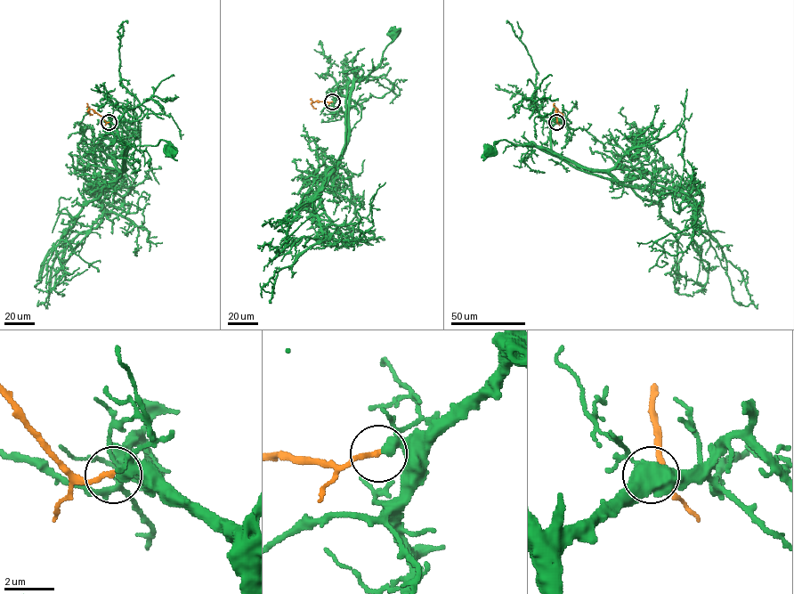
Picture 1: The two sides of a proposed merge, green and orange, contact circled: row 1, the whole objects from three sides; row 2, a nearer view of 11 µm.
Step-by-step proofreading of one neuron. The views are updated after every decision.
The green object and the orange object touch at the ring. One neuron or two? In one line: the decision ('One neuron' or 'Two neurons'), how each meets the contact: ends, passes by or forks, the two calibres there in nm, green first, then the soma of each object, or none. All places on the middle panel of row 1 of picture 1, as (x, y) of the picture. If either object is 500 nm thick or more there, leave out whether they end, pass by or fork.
One neuron. At the ring green passes by. At the ring orange ends. Thickness 320 nm (green) against 200 nm. Soma of green: (395, 34). Soma of orange: none

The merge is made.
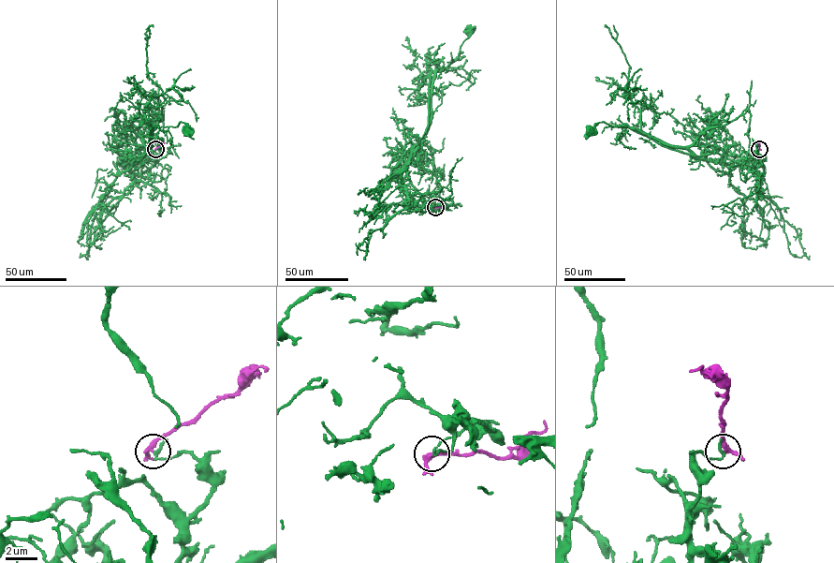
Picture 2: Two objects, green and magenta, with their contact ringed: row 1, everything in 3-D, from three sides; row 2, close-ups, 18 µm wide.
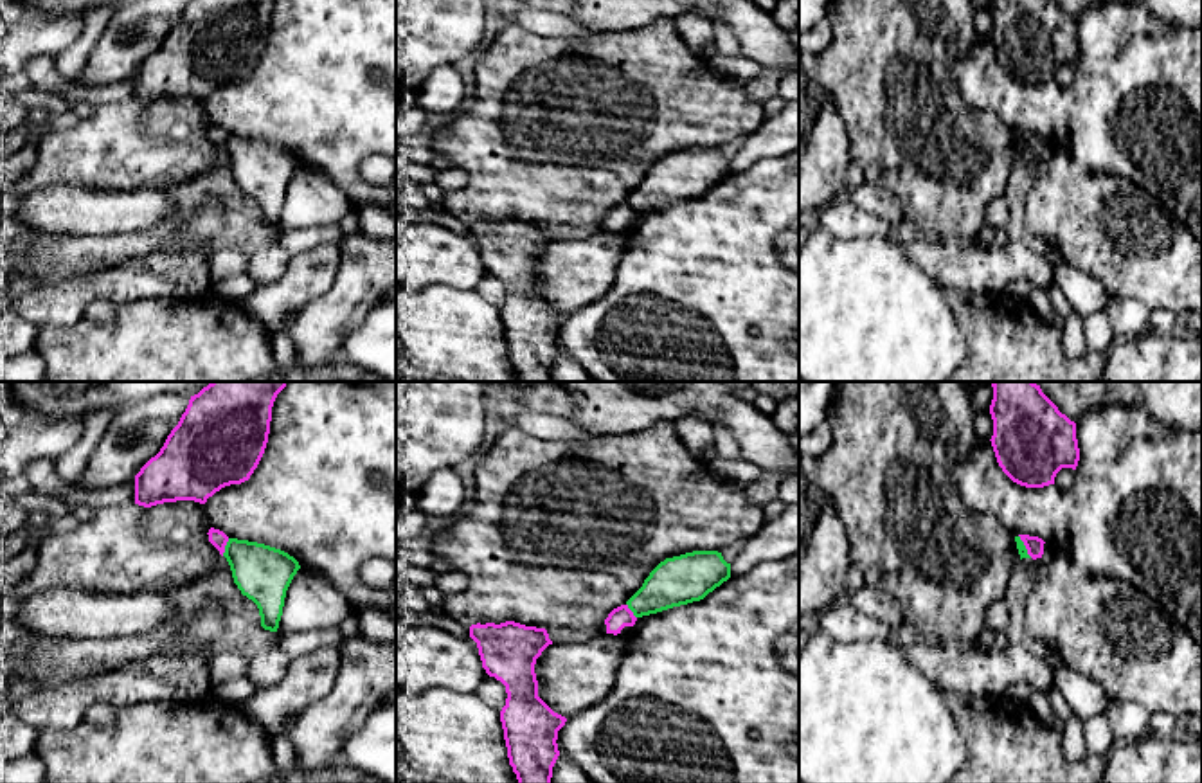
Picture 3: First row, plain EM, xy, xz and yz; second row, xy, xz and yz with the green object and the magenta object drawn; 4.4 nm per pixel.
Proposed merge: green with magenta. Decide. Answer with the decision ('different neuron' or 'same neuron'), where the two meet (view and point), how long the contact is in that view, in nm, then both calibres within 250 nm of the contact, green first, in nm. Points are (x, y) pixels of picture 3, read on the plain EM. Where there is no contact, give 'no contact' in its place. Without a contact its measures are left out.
different neuron; meets green in xy at (225, 144); contact 90 nm long; 240 nm thick on the green side, 80 nm on the other

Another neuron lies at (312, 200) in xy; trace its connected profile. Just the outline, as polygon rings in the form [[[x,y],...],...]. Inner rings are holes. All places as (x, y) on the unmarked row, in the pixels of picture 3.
[[[299,166],[283,203],[277,230],[338,225],[354,203],[320,171]]]

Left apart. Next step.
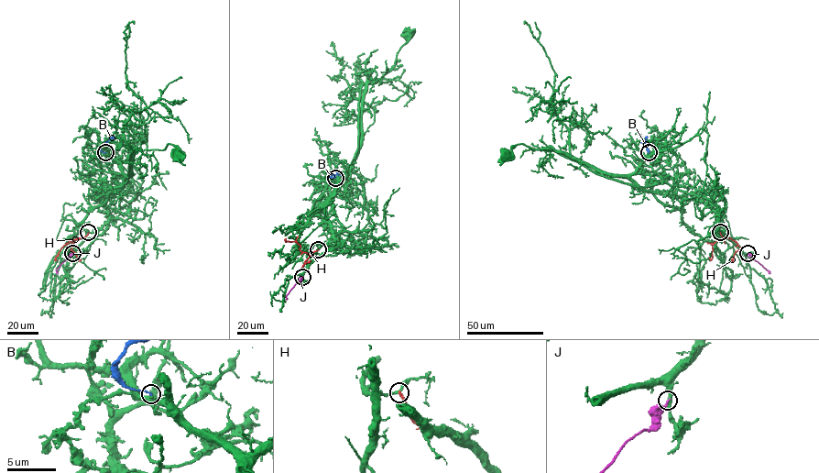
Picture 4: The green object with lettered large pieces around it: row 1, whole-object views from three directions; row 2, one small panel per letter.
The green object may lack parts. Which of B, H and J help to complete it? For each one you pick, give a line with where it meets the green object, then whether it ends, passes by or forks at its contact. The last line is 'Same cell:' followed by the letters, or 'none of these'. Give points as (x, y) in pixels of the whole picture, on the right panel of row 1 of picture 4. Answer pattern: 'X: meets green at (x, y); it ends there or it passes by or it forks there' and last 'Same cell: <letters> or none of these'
B: meets green at (649, 152); it ends there
Same cell: B

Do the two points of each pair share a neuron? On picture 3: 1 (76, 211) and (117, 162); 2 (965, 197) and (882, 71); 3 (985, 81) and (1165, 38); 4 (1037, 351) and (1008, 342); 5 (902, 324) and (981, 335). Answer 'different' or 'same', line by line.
1: different
2: same
3: same
4: same
5: different

